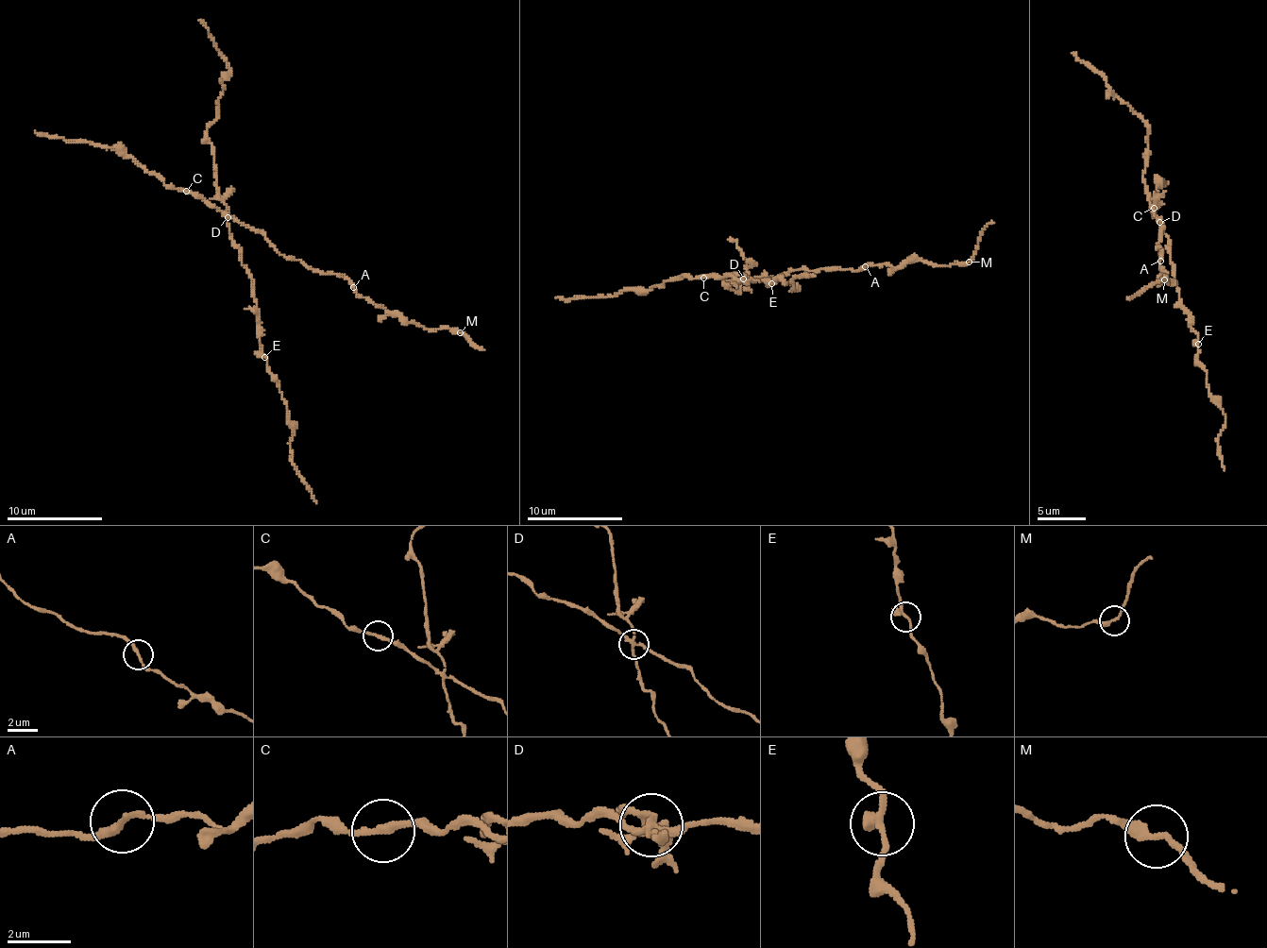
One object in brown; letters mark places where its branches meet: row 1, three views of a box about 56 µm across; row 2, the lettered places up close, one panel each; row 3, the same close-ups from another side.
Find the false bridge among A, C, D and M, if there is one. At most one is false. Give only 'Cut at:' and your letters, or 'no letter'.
Cut at: D

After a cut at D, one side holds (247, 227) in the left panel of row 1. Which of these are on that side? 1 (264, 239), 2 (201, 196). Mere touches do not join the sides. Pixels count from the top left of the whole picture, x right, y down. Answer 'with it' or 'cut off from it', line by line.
1: with it
2: with it

